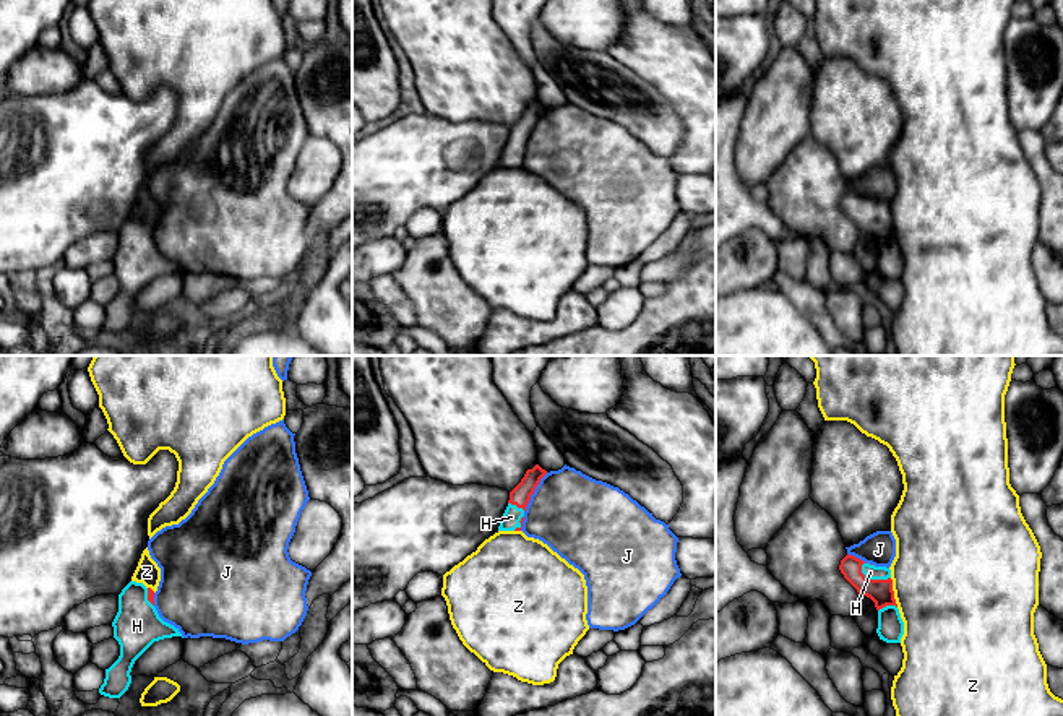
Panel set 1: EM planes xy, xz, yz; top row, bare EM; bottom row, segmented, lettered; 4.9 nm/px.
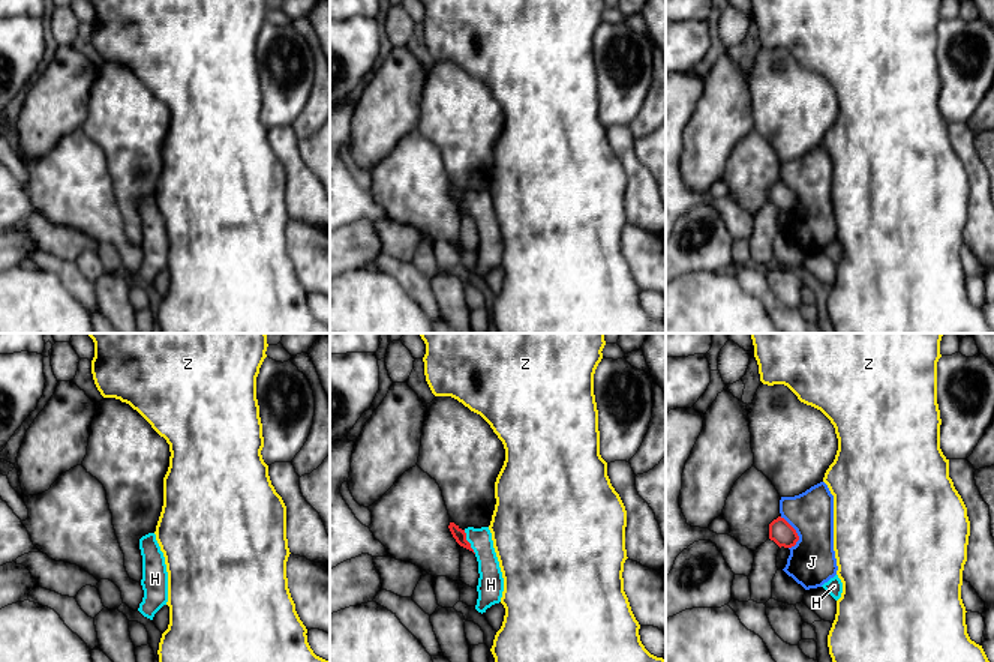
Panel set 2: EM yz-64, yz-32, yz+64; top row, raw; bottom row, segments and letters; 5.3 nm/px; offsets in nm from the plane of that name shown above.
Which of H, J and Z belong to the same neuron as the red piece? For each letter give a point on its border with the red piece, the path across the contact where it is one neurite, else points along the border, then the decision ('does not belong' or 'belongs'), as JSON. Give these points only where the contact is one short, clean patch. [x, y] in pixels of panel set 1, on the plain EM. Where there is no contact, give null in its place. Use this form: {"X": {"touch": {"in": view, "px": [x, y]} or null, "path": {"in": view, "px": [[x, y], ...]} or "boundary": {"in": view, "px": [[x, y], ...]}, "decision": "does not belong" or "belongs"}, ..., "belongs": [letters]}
{"H": {"touch": {"in": "yz", "px": [872, 216]}, "path": {"in": "yz", "px": [[880, 228], [872, 216], [870, 208]]}, "decision": "belongs"}, "J": {"touch": {"in": "xz", "px": [533, 129]}, "decision": "does not belong"}, "Z": {"touch": {"in": "yz", "px": [893, 229]}, "boundary": {"in": "yz", "px": [[890, 215], [898, 242]]}, "decision": "does not belong"}, "belongs": ["H"]}

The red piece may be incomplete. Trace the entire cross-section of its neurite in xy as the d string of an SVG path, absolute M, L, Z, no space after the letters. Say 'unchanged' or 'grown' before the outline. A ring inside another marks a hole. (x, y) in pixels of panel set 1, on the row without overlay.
grown | M130 218L118 231L118 248L112 263L114 274L120 281L120 292L105 305L99 330L120 334L131 320L130 308L135 297L154 278L182 273L182 270L159 253L154 244L154 227L136 218Z

